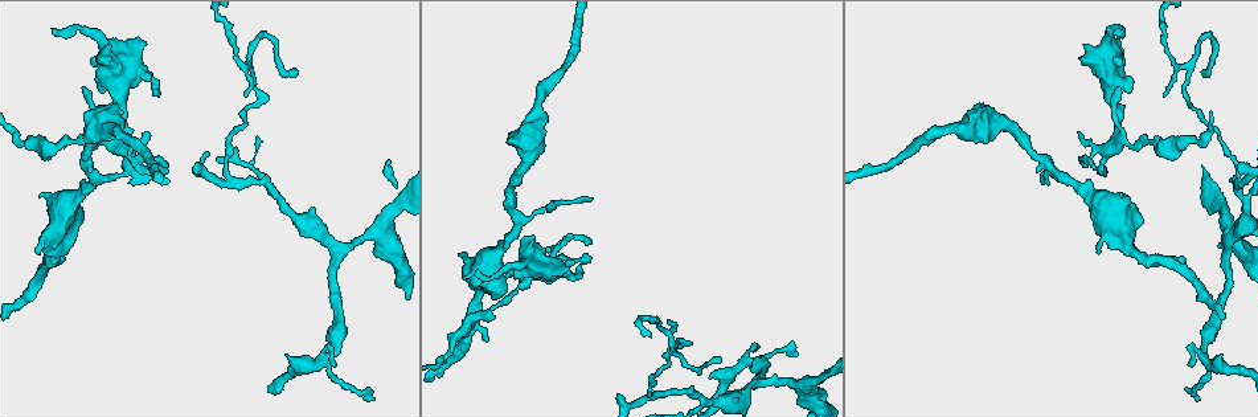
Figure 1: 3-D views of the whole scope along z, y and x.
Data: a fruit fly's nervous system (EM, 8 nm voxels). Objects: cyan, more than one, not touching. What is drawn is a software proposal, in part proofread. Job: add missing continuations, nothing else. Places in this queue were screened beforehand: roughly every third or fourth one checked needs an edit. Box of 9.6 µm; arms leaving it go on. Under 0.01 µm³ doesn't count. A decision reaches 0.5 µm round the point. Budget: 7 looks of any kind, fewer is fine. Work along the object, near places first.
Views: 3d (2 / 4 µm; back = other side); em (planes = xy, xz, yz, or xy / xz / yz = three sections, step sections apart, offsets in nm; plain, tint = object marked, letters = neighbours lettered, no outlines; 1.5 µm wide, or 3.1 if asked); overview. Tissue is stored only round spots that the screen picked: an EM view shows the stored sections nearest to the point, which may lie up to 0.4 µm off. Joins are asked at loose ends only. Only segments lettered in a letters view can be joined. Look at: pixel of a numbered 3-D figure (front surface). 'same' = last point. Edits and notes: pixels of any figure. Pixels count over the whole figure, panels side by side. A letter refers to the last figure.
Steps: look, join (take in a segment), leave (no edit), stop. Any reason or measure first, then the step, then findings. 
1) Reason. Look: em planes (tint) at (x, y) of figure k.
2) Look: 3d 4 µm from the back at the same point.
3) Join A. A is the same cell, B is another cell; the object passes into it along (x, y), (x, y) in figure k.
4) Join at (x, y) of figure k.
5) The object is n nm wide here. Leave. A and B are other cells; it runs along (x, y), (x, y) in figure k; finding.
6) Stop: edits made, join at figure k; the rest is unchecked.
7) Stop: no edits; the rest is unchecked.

Thin end. Look: em planes (letters) at (586, 254) of figure 1.

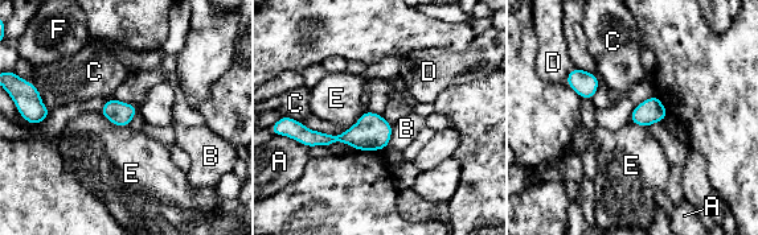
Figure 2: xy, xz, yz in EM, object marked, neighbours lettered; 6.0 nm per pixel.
The object is 150 nm wide here. Leave. A, B, C, D, E and F are other cells; a border runs along (98, 111), (114, 124), (127, 127) in figure 2; no lettered segment goes on from it.

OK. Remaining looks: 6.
An open end. Look: em xz step 4 (tint) at (62, 262) of figure 1.

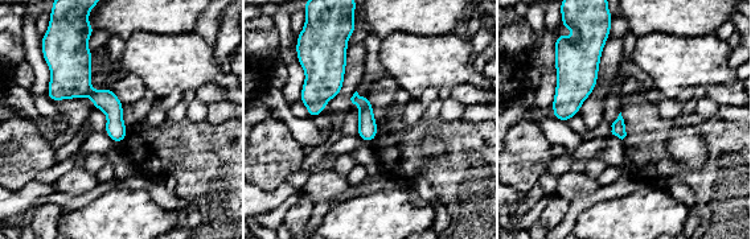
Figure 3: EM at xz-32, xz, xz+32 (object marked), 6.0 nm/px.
Another direction. Look: em planes (letters) at the same point.

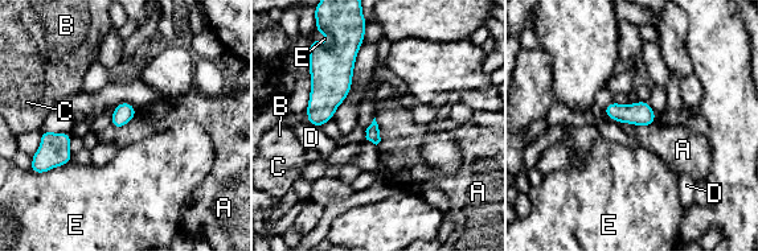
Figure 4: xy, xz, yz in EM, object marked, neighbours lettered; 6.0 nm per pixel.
Leave. A, B, C, D and E are other cells; none of them fits.

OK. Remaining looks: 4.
Free end. Look: em yz step 4 (letters) at (1118, 28) of figure 1.

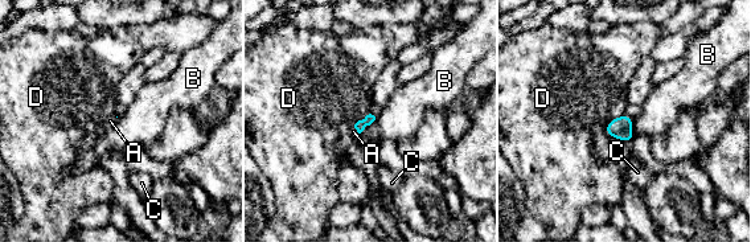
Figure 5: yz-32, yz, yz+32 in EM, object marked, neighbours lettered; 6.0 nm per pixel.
Look: em xy step 4 (letters) at the same point.

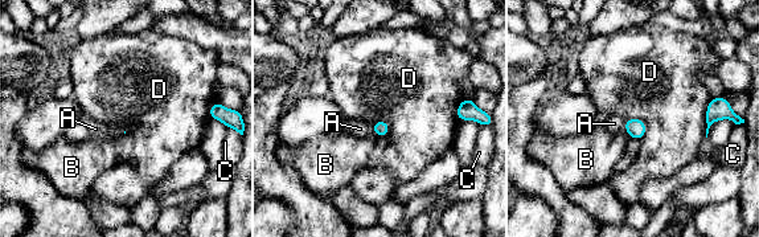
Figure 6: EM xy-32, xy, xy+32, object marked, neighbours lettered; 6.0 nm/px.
Join A. A is the same cell, B, C and D are other cells; the object passes into it along (381, 129), (373, 129), (360, 129) in figure 6; the cell continues.

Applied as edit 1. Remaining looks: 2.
Stop: edits made, join at figure 6; the rest is unchecked.

